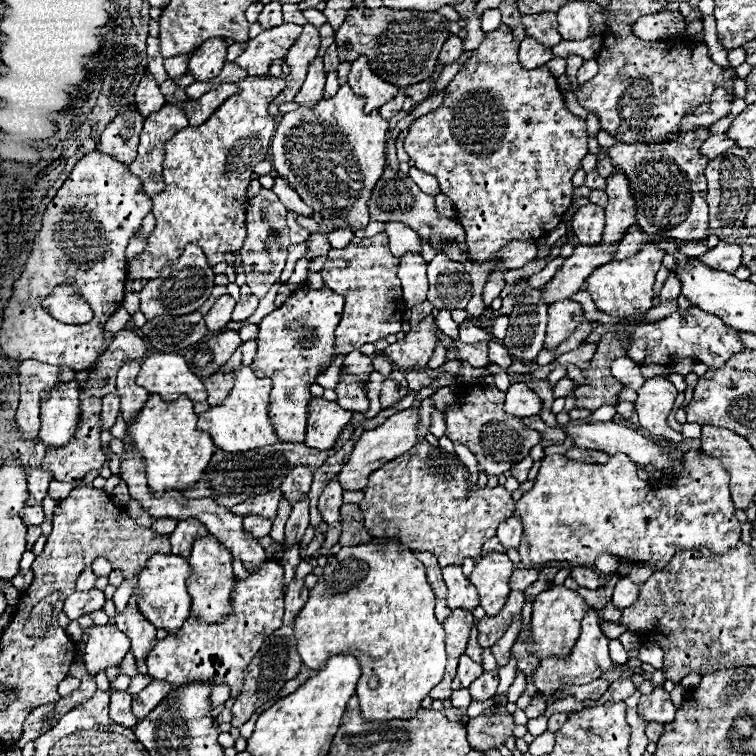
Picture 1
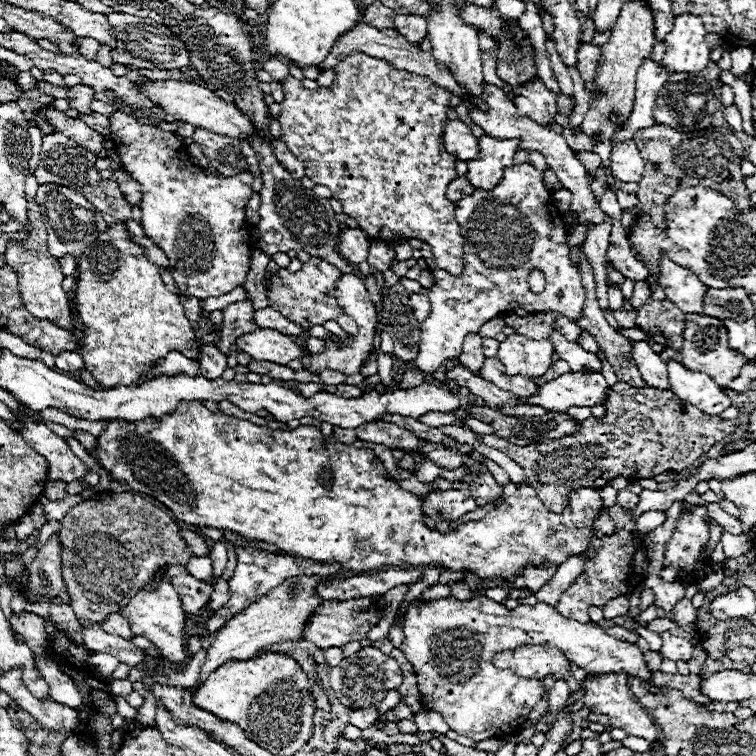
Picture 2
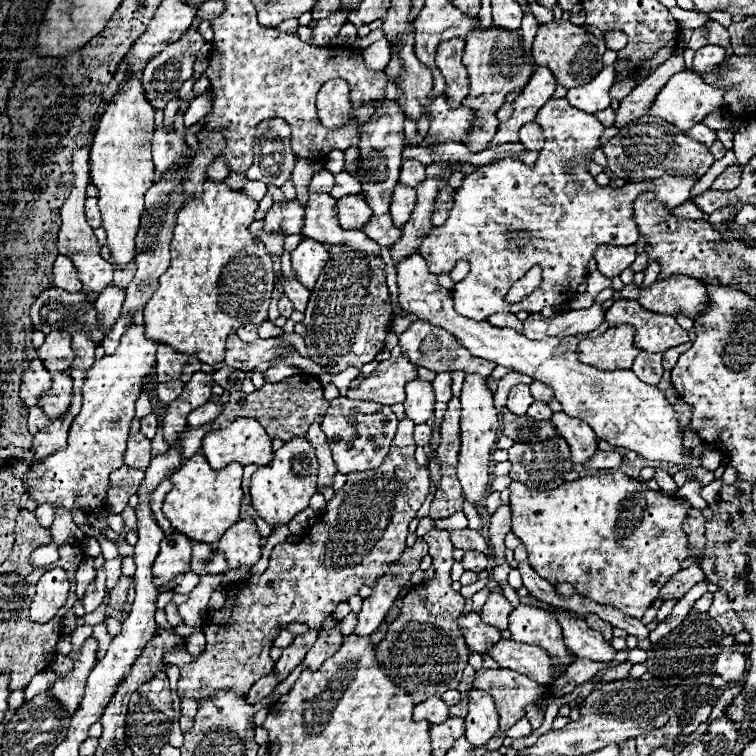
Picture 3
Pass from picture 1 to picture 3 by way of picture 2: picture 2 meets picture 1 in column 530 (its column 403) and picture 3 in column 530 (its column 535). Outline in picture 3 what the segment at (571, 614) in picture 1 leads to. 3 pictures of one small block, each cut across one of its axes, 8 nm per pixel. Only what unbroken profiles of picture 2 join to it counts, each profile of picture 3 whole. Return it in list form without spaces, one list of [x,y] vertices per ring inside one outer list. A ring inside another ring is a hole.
[[[520,604],[510,612],[508,622],[512,640],[548,650],[550,658],[556,660],[552,663],[554,667],[568,666],[574,662],[574,654],[564,646],[562,628],[554,614],[536,606]],[[480,668],[476,672],[474,690],[494,698],[500,714],[500,730],[506,732],[526,716],[526,706],[538,706],[544,698],[552,696],[552,683],[540,685],[510,669]]]

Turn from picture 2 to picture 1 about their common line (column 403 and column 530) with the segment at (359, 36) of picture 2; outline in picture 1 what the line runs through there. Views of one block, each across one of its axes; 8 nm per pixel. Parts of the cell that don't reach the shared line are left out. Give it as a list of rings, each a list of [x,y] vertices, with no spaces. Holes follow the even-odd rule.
[[[524,38],[520,44],[520,62],[526,70],[534,70],[554,58],[552,50],[546,46],[540,46],[534,38]]]

